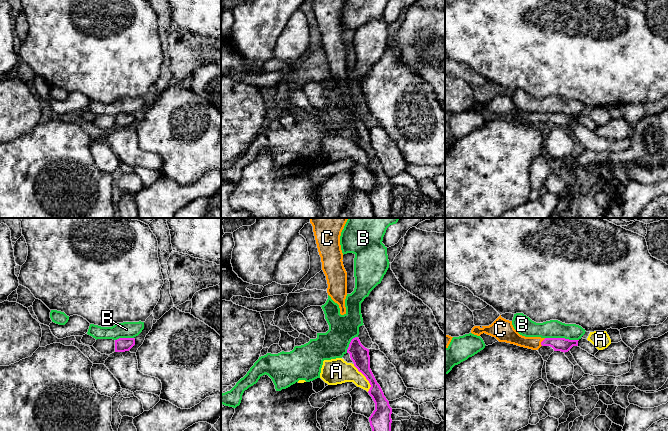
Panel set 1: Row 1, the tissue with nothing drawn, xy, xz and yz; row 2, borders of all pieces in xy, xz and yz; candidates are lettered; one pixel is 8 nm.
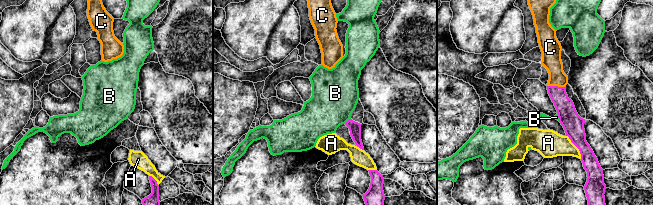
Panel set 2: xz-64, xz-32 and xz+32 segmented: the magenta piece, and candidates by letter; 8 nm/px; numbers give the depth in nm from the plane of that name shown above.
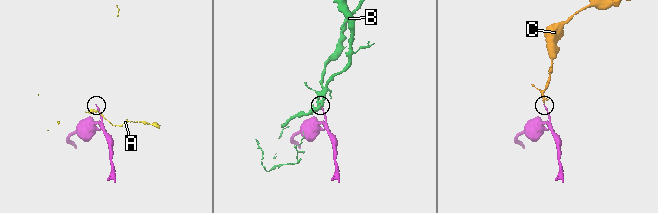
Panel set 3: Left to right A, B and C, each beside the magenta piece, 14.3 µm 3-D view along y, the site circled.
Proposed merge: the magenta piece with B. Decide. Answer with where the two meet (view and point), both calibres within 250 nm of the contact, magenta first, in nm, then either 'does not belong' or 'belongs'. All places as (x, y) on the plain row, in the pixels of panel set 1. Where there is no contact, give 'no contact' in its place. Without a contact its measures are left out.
contact yz (562, 114); calibres 110 and 140 nm; does not belong

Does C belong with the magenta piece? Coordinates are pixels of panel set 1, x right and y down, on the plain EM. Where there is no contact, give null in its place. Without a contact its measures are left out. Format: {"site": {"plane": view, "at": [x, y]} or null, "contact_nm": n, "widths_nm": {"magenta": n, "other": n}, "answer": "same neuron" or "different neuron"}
{"site": {"plane": "yz", "at": [541, 118]}, "contact_nm": 70, "widths_nm": {"magenta": 110, "other": 120}, "answer": "same neuron"}

